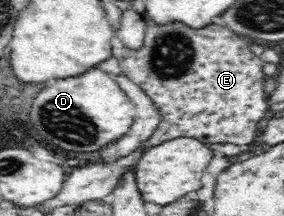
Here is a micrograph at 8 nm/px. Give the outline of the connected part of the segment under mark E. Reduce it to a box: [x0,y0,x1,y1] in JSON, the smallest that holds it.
[111,19,268,151]

